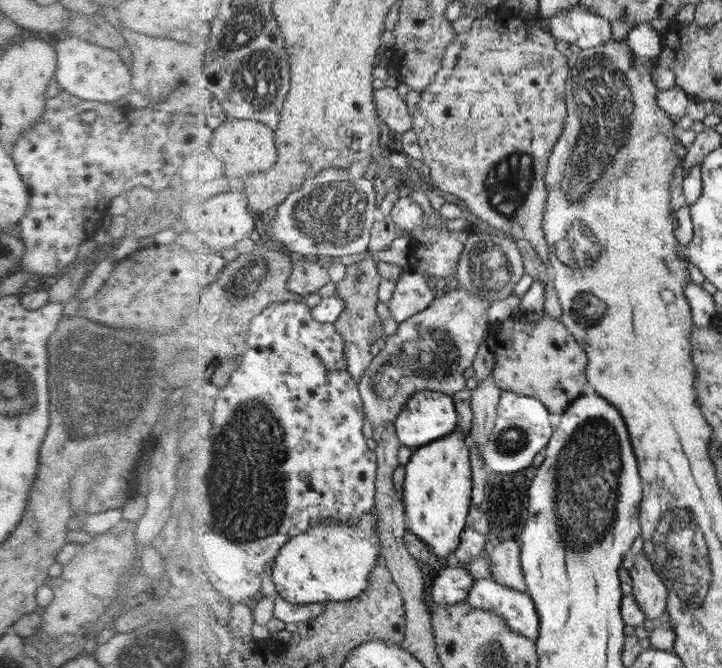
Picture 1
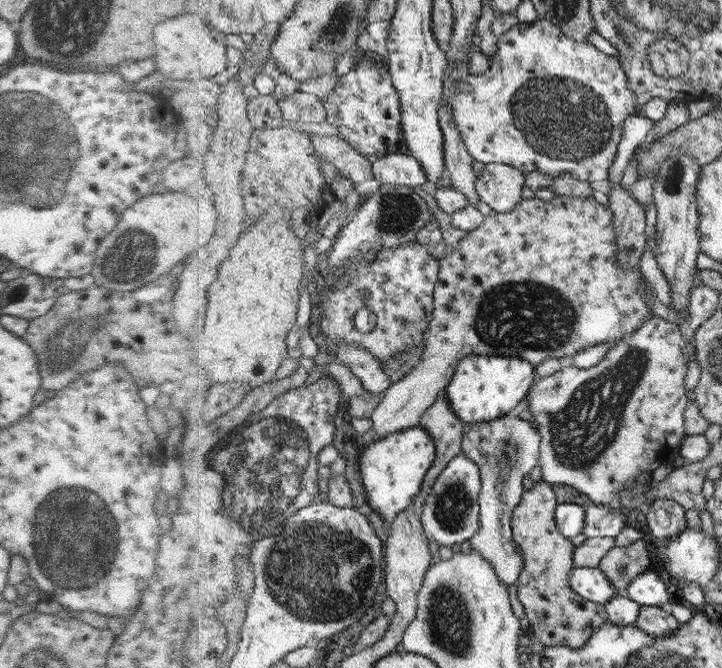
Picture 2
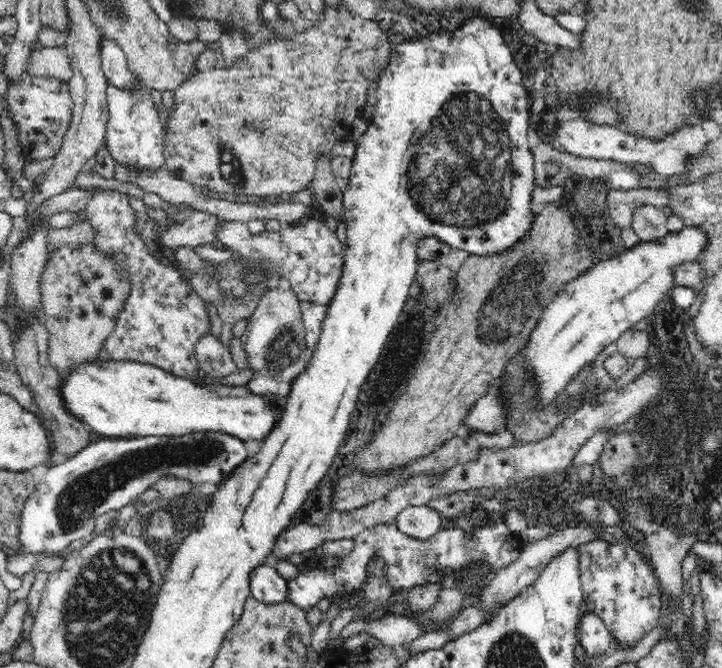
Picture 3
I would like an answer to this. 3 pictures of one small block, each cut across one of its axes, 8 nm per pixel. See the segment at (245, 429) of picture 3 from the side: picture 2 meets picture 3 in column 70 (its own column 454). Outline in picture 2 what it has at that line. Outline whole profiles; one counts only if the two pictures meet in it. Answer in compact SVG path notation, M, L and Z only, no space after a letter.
M470 355L461 359L444 395L453 413L464 423L495 420L510 413L528 394L534 380L534 365L525 359Z

